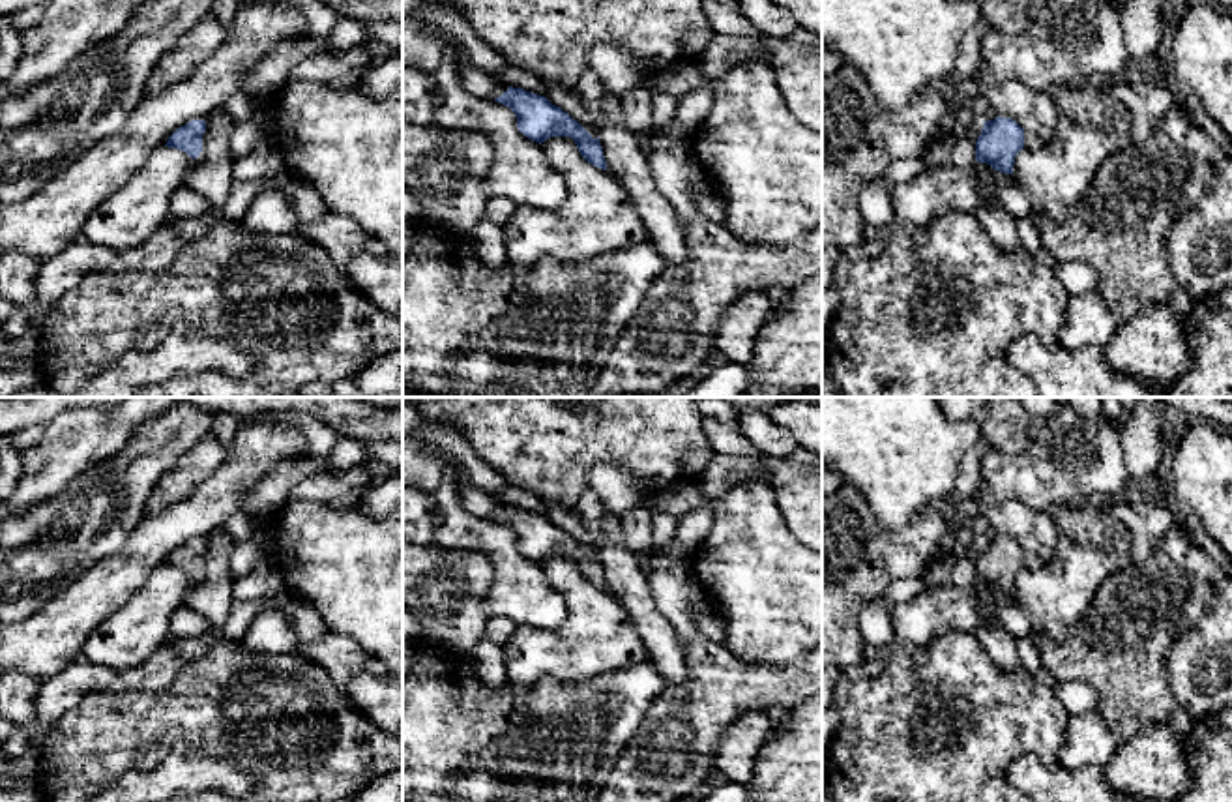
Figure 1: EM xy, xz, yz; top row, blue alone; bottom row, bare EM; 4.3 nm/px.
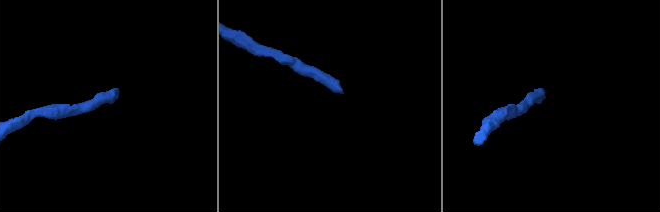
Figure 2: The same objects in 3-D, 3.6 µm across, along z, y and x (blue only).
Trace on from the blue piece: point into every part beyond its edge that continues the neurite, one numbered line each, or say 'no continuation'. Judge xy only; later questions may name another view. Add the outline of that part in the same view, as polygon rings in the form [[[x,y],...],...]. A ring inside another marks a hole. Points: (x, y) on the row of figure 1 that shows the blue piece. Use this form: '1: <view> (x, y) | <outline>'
no continuation

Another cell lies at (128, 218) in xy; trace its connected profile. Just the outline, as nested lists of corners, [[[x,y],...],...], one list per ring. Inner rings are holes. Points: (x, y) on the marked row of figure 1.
[[[154,150],[144,167],[88,215],[82,238],[114,251],[146,242],[170,219],[170,197],[185,186],[193,163],[182,150]]]

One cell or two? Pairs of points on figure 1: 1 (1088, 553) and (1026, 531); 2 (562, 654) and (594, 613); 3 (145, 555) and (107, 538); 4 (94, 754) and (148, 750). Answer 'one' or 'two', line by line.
1: two
2: one
3: two
4: one

